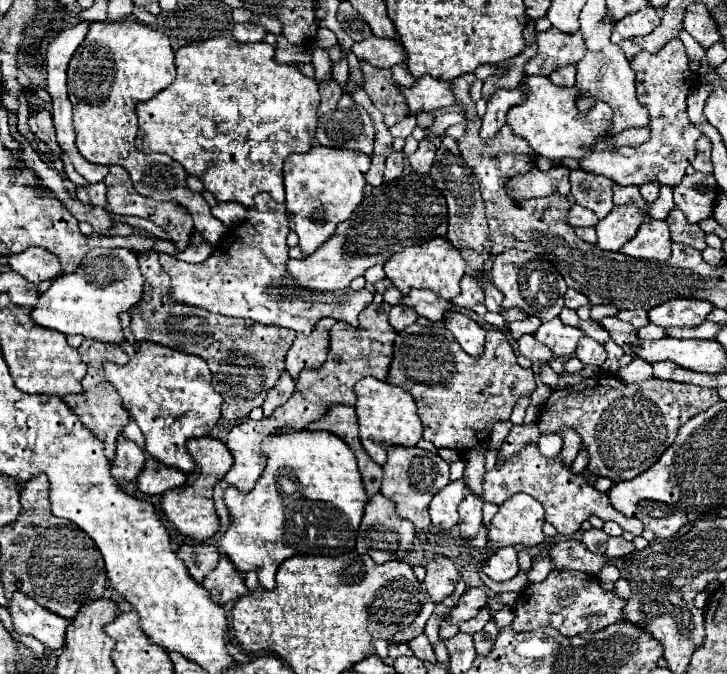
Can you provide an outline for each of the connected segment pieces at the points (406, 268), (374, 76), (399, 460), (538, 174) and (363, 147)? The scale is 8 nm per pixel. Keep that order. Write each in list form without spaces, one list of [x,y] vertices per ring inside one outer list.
[[[434,238],[422,246],[410,246],[404,248],[404,252],[398,252],[396,256],[390,256],[390,260],[384,264],[386,278],[402,292],[408,294],[412,288],[426,288],[434,294],[452,300],[460,294],[460,278],[466,272],[466,264],[462,260],[462,254],[458,248],[454,248],[446,238]]]
[[[362,62],[364,72],[364,92],[370,96],[372,104],[384,114],[384,124],[390,128],[402,118],[408,116],[408,106],[404,104],[404,96],[400,94],[400,88],[392,82],[390,70],[374,68],[368,62]]]
[[[392,446],[388,448],[388,462],[384,464],[384,478],[382,478],[382,496],[396,502],[396,512],[400,518],[410,520],[418,530],[424,530],[430,526],[428,516],[428,504],[434,498],[440,488],[444,488],[450,482],[448,478],[448,464],[428,450],[420,448],[404,448],[404,446]]]
[[[560,166],[560,168],[552,168],[548,172],[542,170],[532,170],[528,172],[528,178],[518,176],[512,178],[508,184],[508,194],[514,200],[526,200],[526,198],[544,198],[550,194],[560,192],[562,196],[566,196],[570,192],[570,170]]]
[[[344,94],[338,106],[318,120],[316,142],[328,148],[348,148],[362,154],[372,154],[374,130],[370,126],[370,116],[358,104]]]

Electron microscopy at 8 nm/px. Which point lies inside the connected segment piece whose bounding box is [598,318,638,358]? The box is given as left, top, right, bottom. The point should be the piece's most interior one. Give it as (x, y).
(622, 333)

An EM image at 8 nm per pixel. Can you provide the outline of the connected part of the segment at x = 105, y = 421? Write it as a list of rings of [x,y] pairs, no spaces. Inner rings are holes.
[[[86,376],[82,380],[82,390],[80,394],[64,396],[62,400],[68,404],[68,408],[80,418],[80,422],[104,444],[108,458],[114,458],[116,454],[116,438],[122,432],[122,428],[130,422],[130,414],[122,408],[122,400],[114,386],[104,380],[104,376]]]

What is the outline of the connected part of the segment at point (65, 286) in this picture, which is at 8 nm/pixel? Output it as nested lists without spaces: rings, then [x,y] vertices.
[[[94,248],[90,250],[74,274],[58,276],[52,286],[40,294],[38,306],[32,310],[32,320],[44,328],[62,334],[82,334],[84,338],[110,342],[120,346],[124,332],[120,314],[140,302],[144,278],[138,268],[138,254],[128,248]]]

